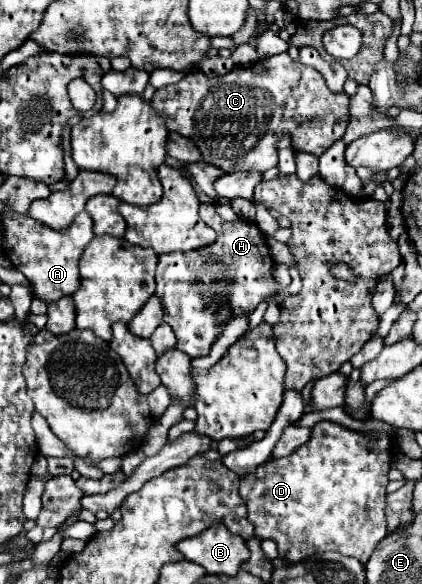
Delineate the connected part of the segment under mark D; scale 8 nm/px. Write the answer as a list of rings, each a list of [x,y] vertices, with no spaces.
[[[319,421],[307,445],[301,445],[291,455],[275,461],[267,461],[257,471],[241,479],[241,497],[249,509],[249,521],[255,525],[255,535],[261,539],[275,539],[279,555],[291,563],[299,563],[303,557],[315,551],[339,551],[367,563],[377,543],[387,535],[385,523],[385,497],[387,497],[387,473],[393,459],[391,433],[373,431],[377,439],[369,439],[367,433],[351,431],[333,421]]]

